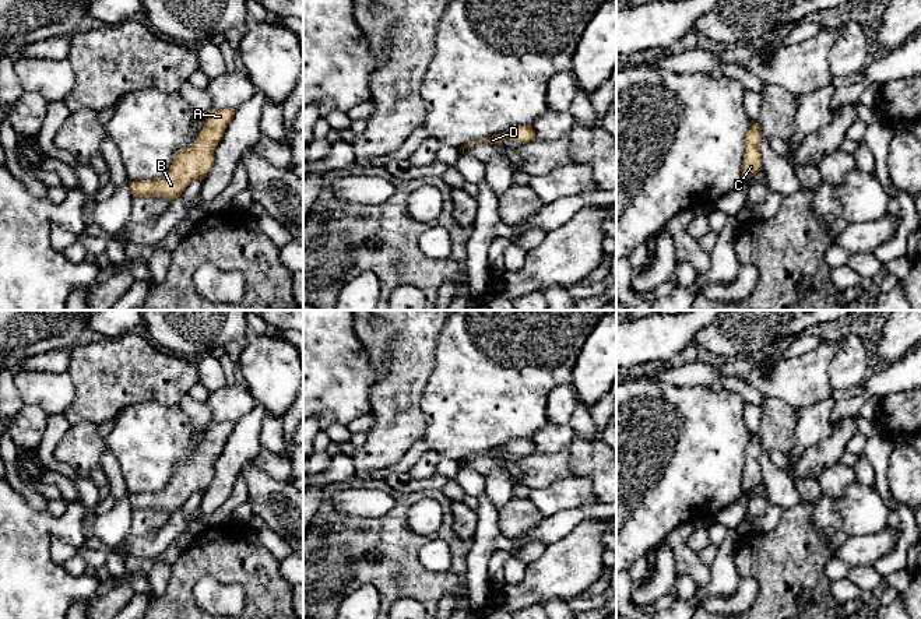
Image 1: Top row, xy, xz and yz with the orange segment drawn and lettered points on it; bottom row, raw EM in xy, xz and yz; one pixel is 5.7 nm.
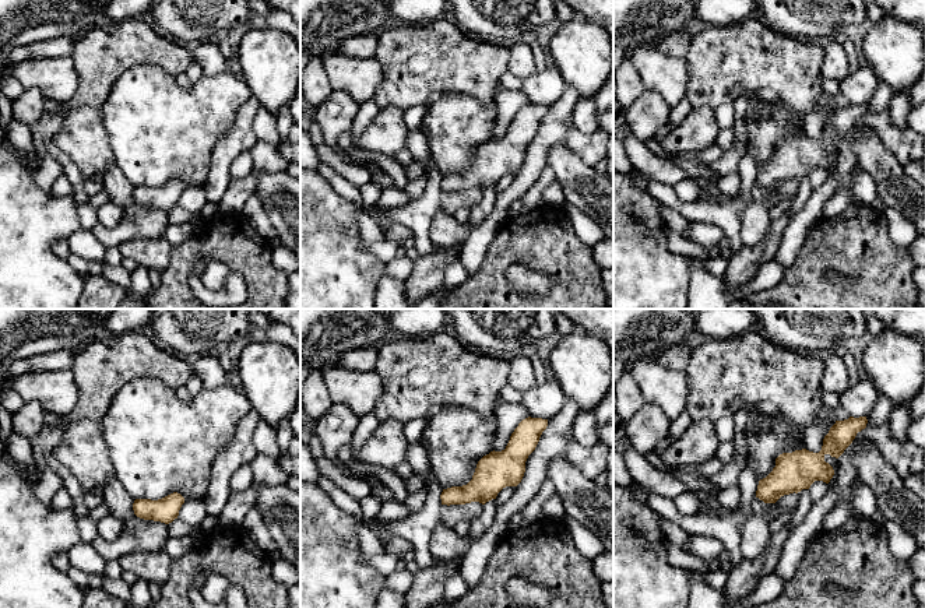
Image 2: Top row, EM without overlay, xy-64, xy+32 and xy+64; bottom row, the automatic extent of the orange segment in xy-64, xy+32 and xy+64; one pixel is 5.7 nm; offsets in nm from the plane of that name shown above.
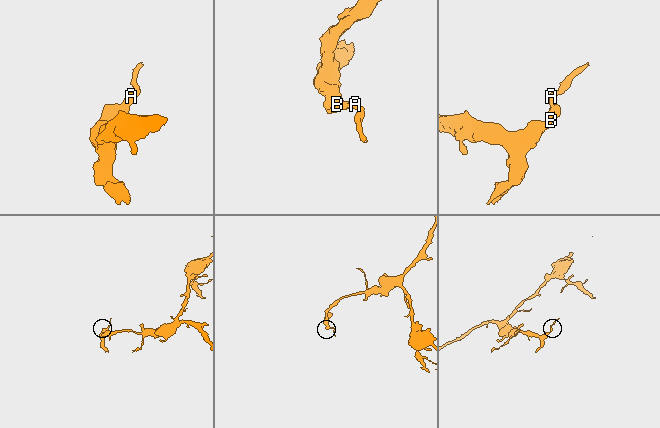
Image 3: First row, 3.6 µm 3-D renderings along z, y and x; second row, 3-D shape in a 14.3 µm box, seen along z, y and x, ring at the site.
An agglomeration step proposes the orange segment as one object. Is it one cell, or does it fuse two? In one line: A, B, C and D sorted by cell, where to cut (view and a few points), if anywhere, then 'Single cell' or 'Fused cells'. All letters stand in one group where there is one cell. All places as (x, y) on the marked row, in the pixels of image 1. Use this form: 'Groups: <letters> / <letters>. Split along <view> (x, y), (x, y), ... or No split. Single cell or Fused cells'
Groups: A B C D. No split. Single cell

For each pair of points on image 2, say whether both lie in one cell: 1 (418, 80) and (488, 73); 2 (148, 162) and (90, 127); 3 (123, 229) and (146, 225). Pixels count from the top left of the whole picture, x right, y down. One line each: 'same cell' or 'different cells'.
1: same cell
2: different cells
3: same cell

